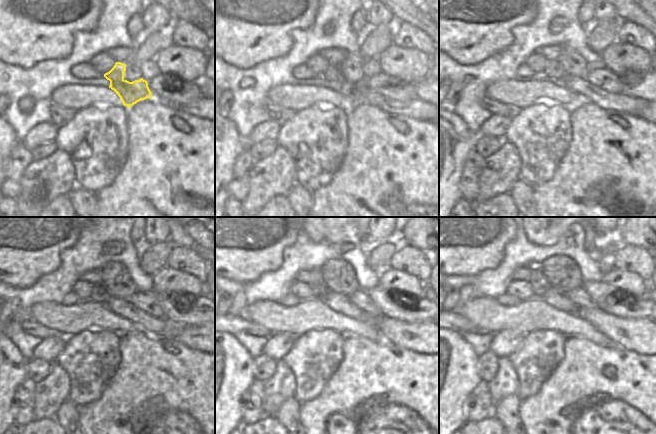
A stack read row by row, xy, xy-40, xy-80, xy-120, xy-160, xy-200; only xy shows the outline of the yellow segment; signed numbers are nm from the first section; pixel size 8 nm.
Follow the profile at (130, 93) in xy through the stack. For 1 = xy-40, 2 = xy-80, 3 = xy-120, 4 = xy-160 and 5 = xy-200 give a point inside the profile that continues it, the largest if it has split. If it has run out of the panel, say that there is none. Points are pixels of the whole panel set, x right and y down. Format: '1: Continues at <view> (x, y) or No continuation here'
1: Continues at xy-40 (339, 83)
2: Continues at xy-80 (552, 70)
3: Continues at xy-120 (100, 294)
4: Continues at xy-160 (319, 290)
5: Continues at xy-200 (539, 284)

